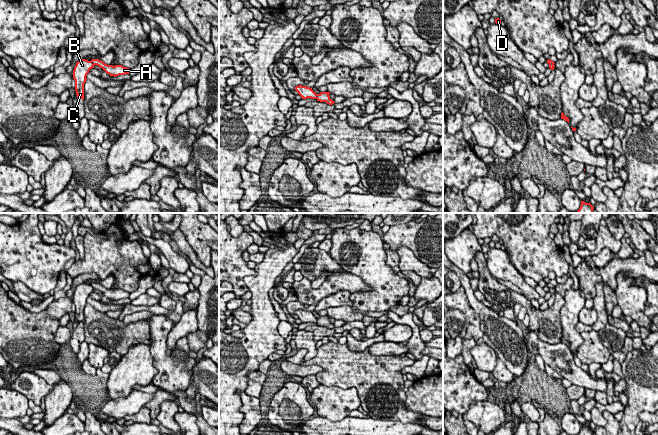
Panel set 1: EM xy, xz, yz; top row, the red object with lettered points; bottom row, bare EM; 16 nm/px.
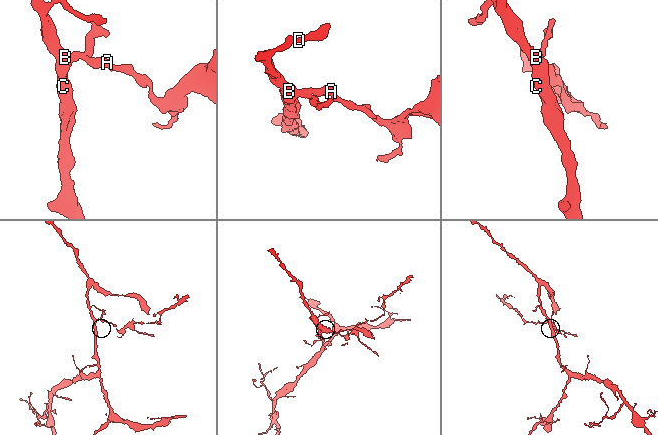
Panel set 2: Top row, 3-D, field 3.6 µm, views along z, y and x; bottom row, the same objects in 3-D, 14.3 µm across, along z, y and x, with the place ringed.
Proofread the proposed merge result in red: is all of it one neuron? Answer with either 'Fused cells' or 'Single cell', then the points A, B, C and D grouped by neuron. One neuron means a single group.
Fused cells. Groups: A / B C D

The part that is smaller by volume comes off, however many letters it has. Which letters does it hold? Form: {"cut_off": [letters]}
{"cut_off": ["A"]}

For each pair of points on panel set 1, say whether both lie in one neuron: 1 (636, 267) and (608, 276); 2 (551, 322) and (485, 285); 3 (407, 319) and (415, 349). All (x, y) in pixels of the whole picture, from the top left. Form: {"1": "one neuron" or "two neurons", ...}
{"1": "one neuron", "2": "one neuron", "3": "one neuron"}

